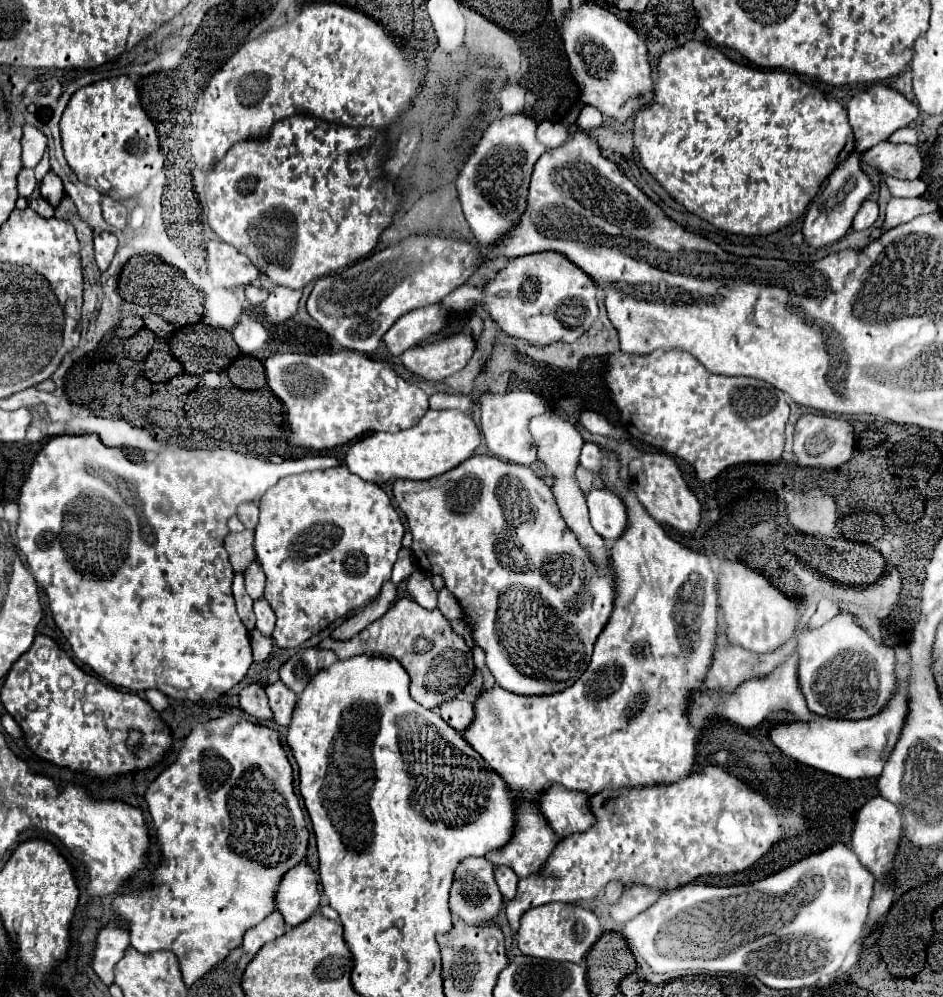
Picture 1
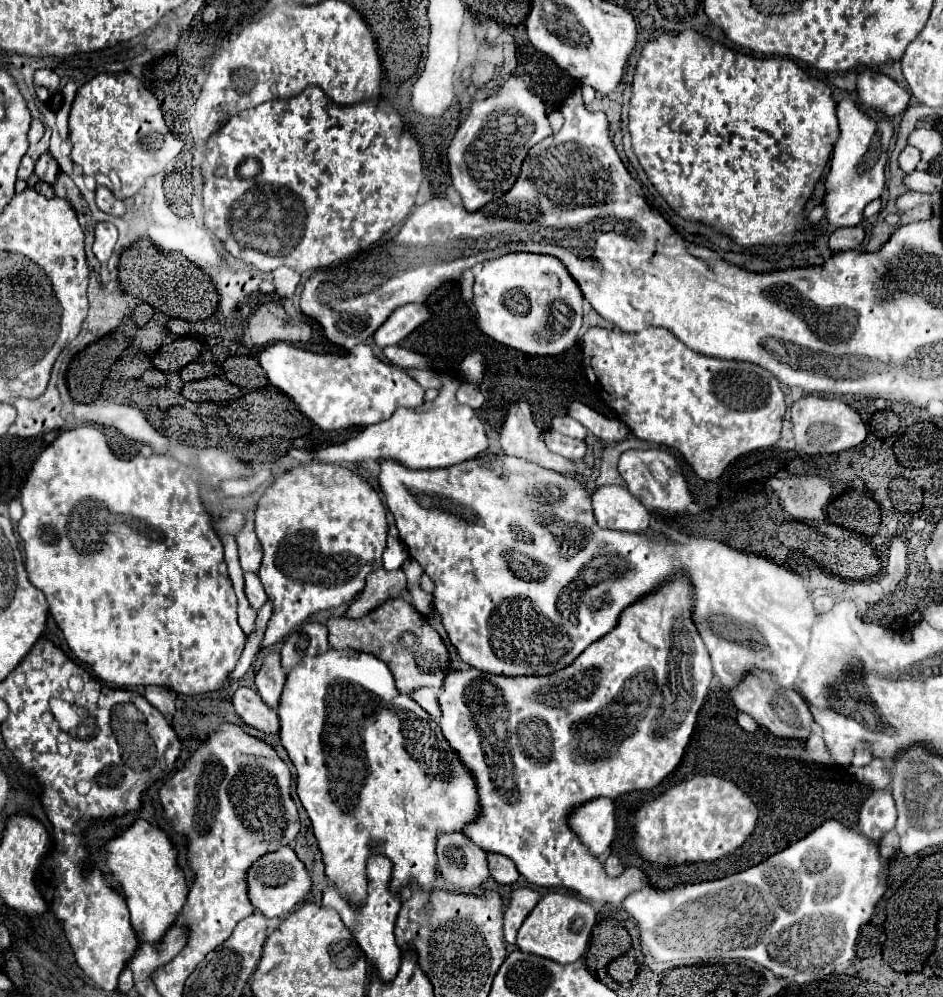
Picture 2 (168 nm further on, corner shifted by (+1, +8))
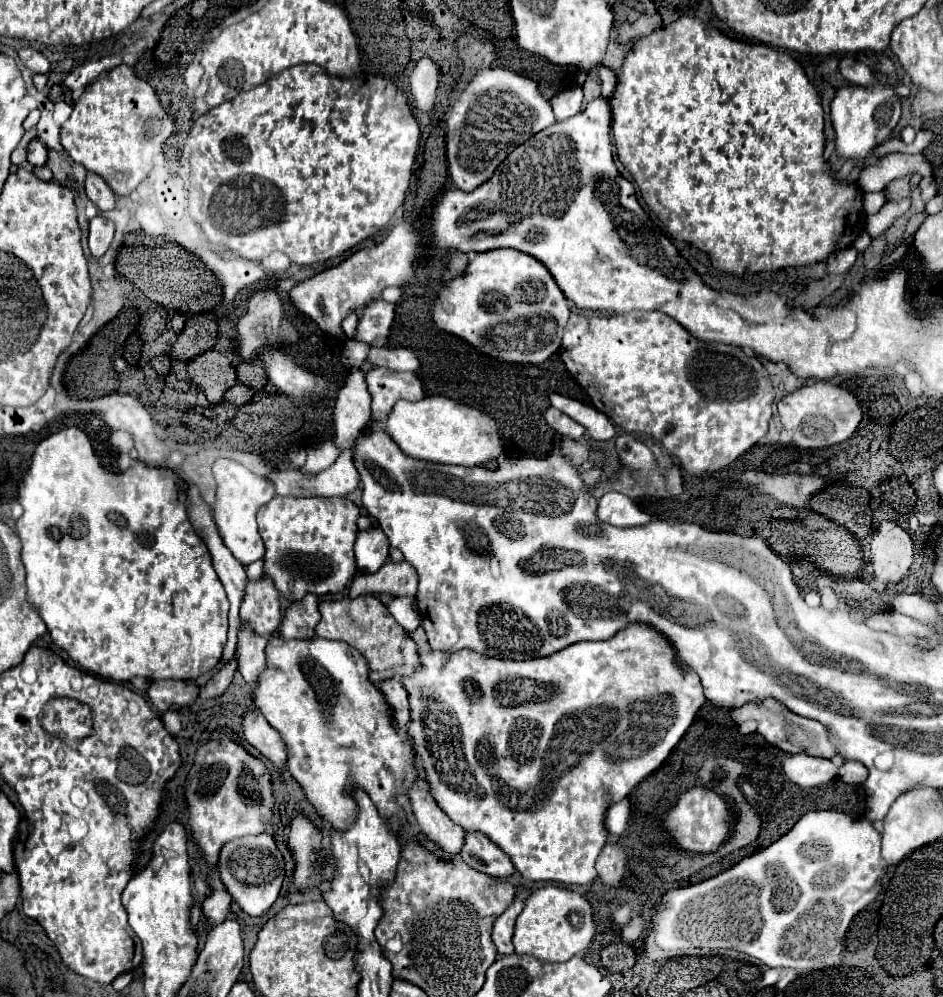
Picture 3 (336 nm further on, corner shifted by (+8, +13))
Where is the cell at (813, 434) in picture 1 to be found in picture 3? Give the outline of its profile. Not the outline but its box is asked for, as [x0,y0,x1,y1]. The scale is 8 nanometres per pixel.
[778,380,862,448]

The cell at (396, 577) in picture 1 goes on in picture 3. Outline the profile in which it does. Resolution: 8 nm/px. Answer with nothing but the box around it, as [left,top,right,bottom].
[354,528,390,572]

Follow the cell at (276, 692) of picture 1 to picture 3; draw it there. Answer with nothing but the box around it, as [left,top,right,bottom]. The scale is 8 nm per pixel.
[238,628,268,684]

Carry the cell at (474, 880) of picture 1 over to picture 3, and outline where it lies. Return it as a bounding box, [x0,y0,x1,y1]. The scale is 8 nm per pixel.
[408,790,466,860]

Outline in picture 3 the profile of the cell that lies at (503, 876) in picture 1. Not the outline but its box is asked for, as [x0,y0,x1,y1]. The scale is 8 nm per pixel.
[462,832,514,878]

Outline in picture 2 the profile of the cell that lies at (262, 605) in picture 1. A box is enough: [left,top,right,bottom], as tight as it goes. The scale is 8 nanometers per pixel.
[243,573,267,611]

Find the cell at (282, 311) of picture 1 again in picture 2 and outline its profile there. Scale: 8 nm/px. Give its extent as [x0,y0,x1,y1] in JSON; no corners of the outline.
[273,267,299,297]

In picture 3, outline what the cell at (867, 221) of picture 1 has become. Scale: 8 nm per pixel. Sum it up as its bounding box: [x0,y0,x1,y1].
[862,192,884,216]

